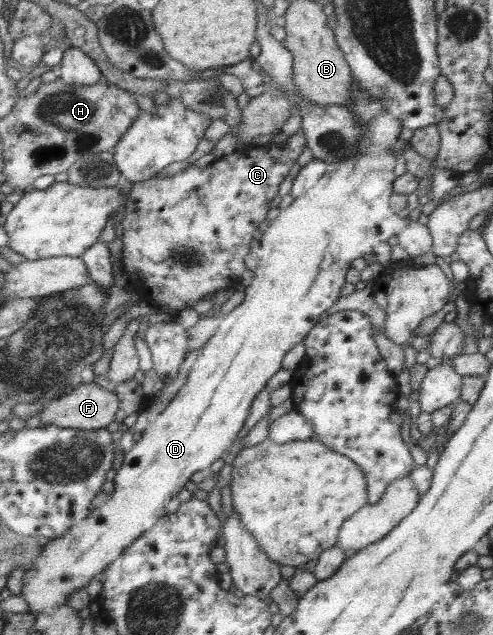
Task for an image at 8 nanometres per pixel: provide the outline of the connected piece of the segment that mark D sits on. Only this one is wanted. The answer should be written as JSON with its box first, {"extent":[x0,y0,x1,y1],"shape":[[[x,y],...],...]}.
{"extent":[22,88,407,615],"shape":[[[360,88],[358,93],[355,93],[353,103],[348,106],[350,112],[358,114],[362,124],[364,124],[366,137],[364,141],[361,141],[360,149],[356,153],[356,157],[352,159],[346,159],[341,164],[328,166],[327,172],[324,177],[304,196],[295,198],[292,205],[288,209],[281,211],[281,214],[277,218],[271,218],[270,223],[262,230],[258,240],[260,241],[259,247],[254,250],[255,255],[259,261],[257,268],[249,275],[247,280],[247,287],[244,289],[245,300],[235,307],[229,314],[223,317],[219,328],[216,333],[210,338],[210,341],[203,345],[201,348],[202,353],[198,356],[193,367],[189,371],[187,382],[179,389],[178,393],[171,399],[171,402],[165,407],[165,410],[159,414],[155,421],[147,427],[142,433],[141,438],[135,442],[133,448],[124,453],[123,463],[116,471],[115,478],[113,479],[114,490],[107,495],[107,500],[104,500],[97,508],[92,507],[90,515],[86,519],[80,521],[75,526],[72,526],[67,532],[62,532],[58,537],[49,539],[49,542],[43,548],[41,556],[32,564],[30,569],[26,570],[26,579],[24,579],[24,591],[22,591],[22,597],[29,605],[28,611],[34,615],[40,614],[41,611],[47,611],[49,607],[55,605],[64,605],[66,601],[74,592],[86,588],[88,583],[92,579],[100,580],[104,570],[110,566],[110,564],[116,562],[124,551],[142,535],[145,531],[152,529],[156,523],[160,521],[161,517],[164,517],[166,513],[166,505],[170,501],[171,497],[176,497],[180,493],[180,489],[184,489],[184,485],[190,481],[190,477],[202,469],[208,469],[212,463],[216,463],[218,459],[224,459],[224,453],[232,447],[232,443],[236,441],[240,431],[247,425],[248,416],[251,414],[251,407],[255,399],[260,393],[263,393],[268,385],[268,381],[280,371],[283,367],[283,360],[289,351],[292,351],[296,345],[301,341],[304,341],[308,334],[315,329],[315,325],[324,316],[334,303],[341,298],[341,291],[343,291],[344,285],[347,282],[347,273],[351,269],[352,261],[358,259],[358,257],[364,257],[366,253],[372,253],[374,247],[382,241],[395,242],[400,232],[407,226],[407,222],[403,218],[399,218],[398,214],[392,210],[391,207],[391,195],[395,192],[395,179],[394,167],[396,167],[396,159],[399,156],[392,147],[398,139],[400,139],[400,131],[402,131],[402,123],[396,119],[395,115],[392,115],[386,107],[386,101],[384,99],[376,99]]]}

